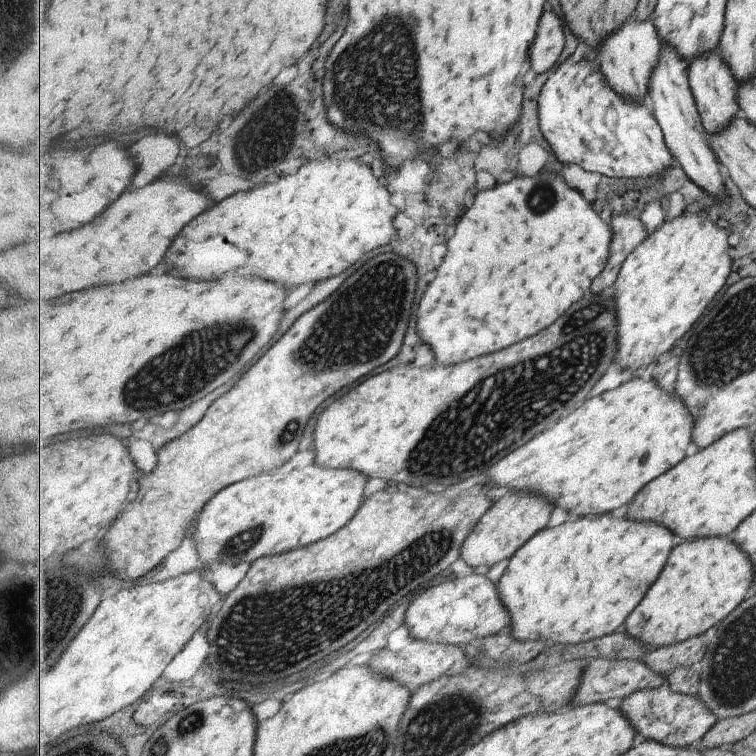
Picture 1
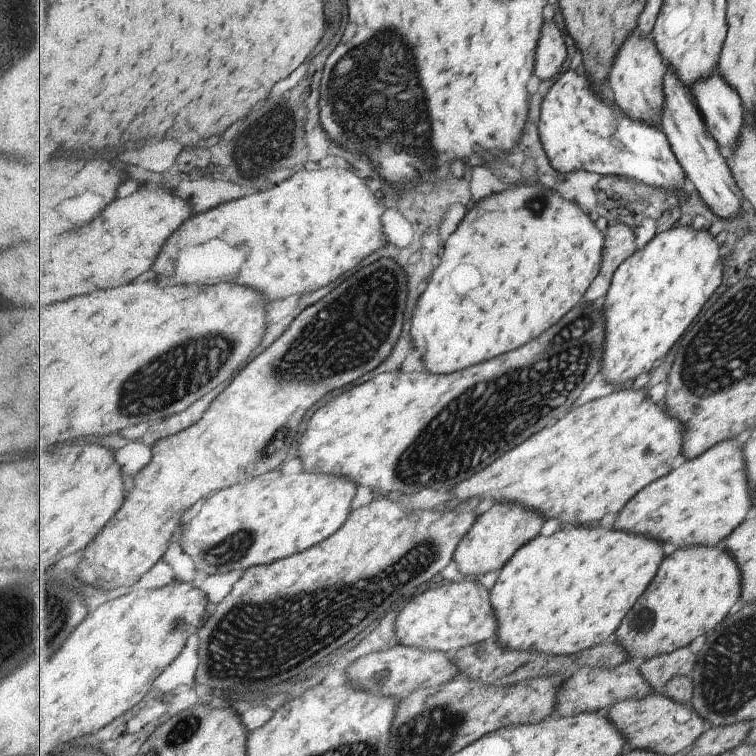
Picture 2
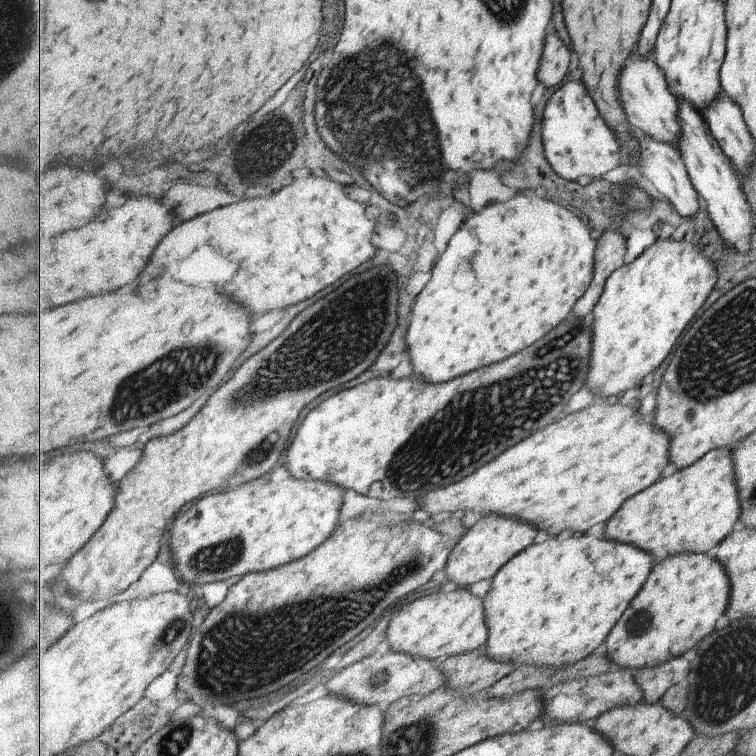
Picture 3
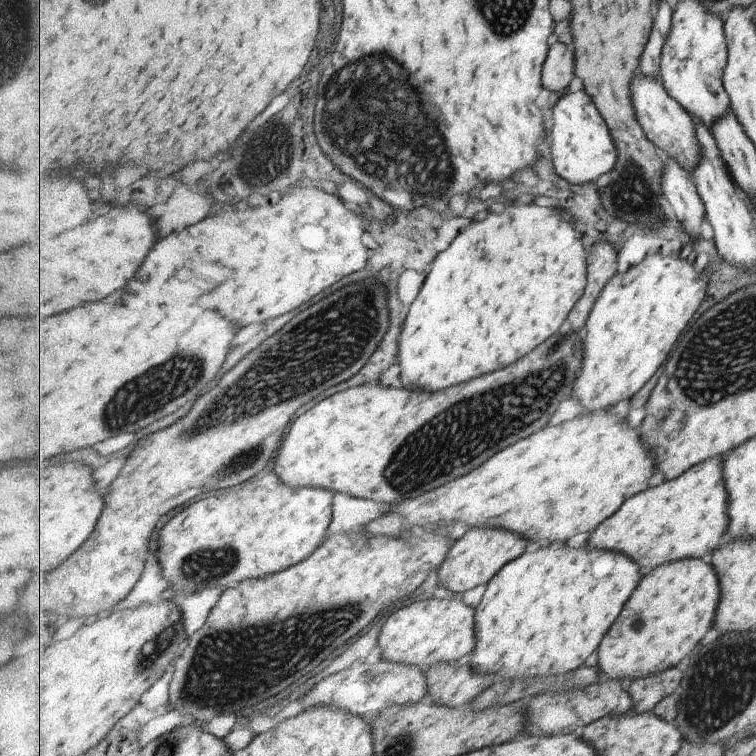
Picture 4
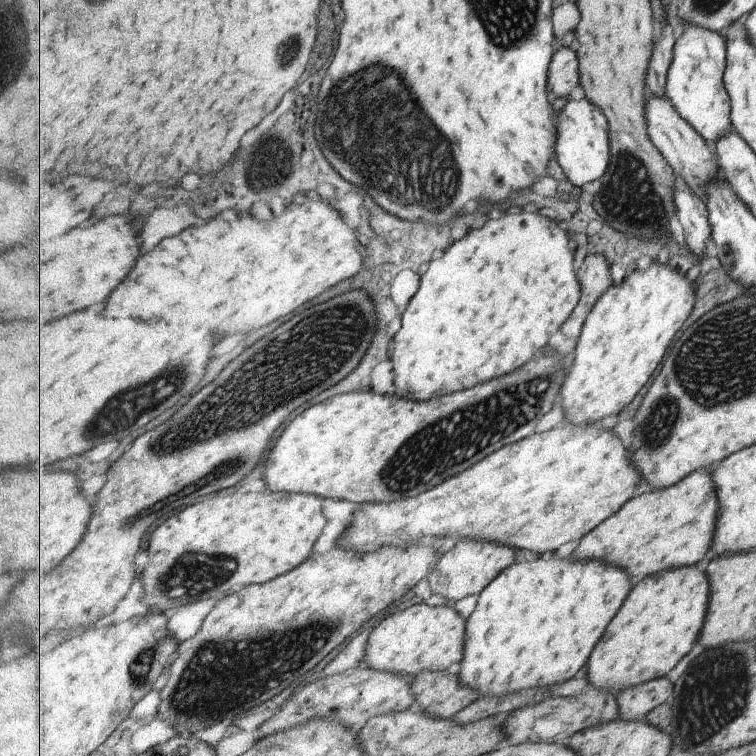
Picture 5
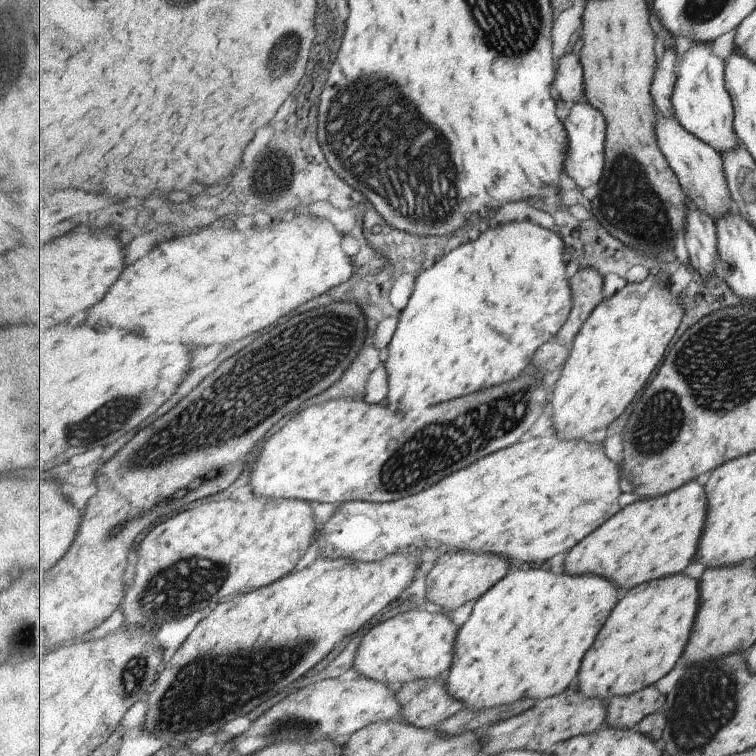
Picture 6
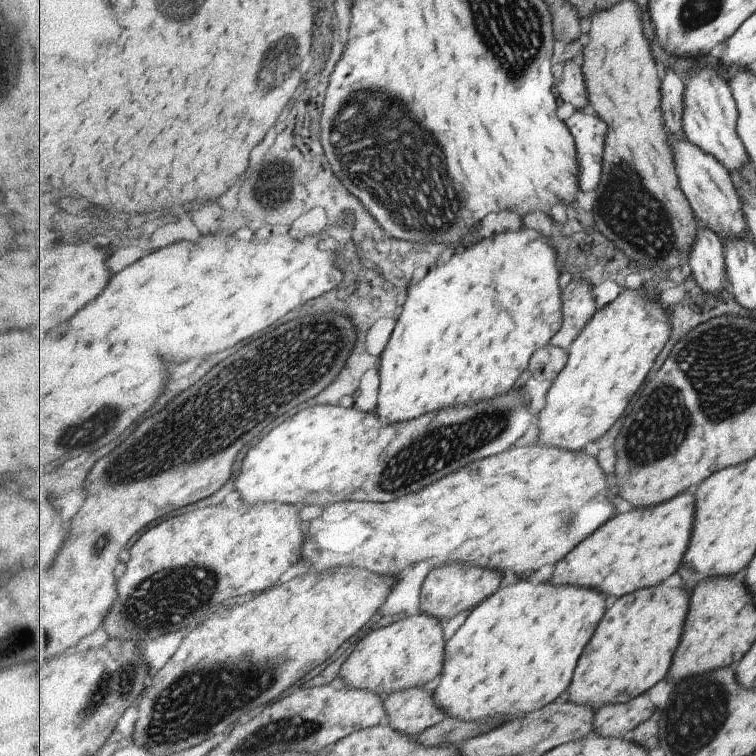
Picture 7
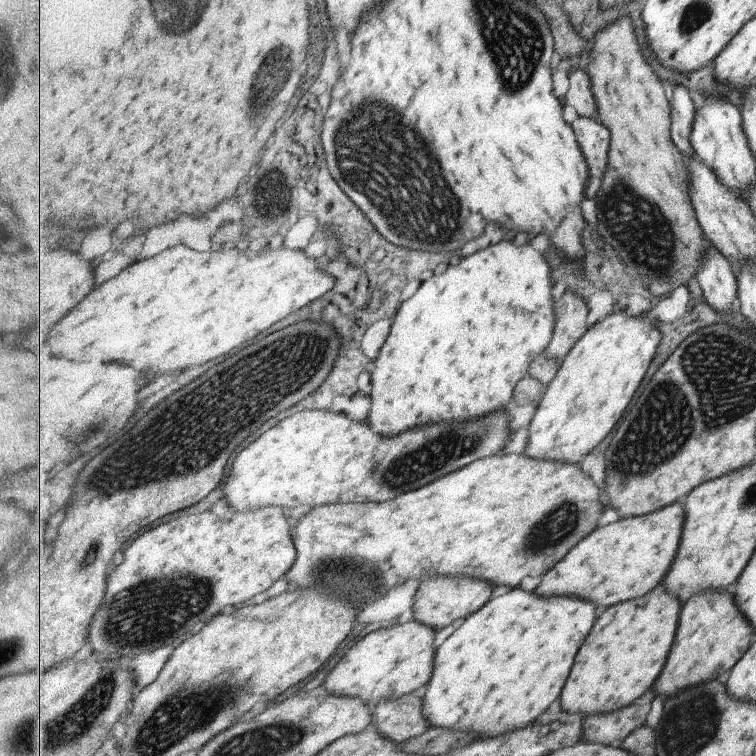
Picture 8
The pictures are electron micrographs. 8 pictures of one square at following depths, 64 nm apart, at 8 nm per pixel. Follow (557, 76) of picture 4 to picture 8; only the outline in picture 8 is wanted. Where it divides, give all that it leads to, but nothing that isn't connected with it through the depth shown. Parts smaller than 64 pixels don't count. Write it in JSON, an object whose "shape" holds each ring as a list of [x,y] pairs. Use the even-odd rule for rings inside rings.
{"shape":[[[575,68],[569,75],[569,92],[564,100],[567,105],[573,106],[581,118],[599,120],[599,106],[593,94],[593,82],[588,73]]]}

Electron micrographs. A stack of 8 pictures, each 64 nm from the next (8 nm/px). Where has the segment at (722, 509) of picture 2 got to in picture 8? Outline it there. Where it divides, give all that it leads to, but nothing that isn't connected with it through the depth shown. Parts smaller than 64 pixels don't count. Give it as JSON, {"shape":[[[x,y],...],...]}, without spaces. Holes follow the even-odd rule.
{"shape":[[[680,500],[663,510],[653,512],[653,514],[622,518],[597,528],[592,535],[586,536],[577,546],[573,547],[551,571],[543,575],[541,584],[535,588],[535,594],[537,596],[575,596],[581,600],[595,602],[597,610],[601,612],[615,607],[616,604],[629,602],[629,600],[649,594],[667,578],[667,574],[679,554],[685,518],[687,518],[687,512],[685,512],[684,501]]]}

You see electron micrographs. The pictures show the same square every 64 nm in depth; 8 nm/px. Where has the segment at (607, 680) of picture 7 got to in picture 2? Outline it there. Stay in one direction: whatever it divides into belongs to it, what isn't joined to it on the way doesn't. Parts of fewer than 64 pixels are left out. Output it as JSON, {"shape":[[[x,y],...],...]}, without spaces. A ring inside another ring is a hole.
{"shape":[[[691,546],[672,551],[662,561],[661,568],[648,590],[641,596],[633,610],[625,616],[621,626],[617,628],[615,636],[619,646],[624,646],[629,654],[627,661],[653,660],[663,654],[673,654],[679,648],[687,648],[699,636],[712,633],[714,628],[723,623],[731,614],[733,606],[743,600],[743,578],[741,568],[735,558],[721,546]]]}

